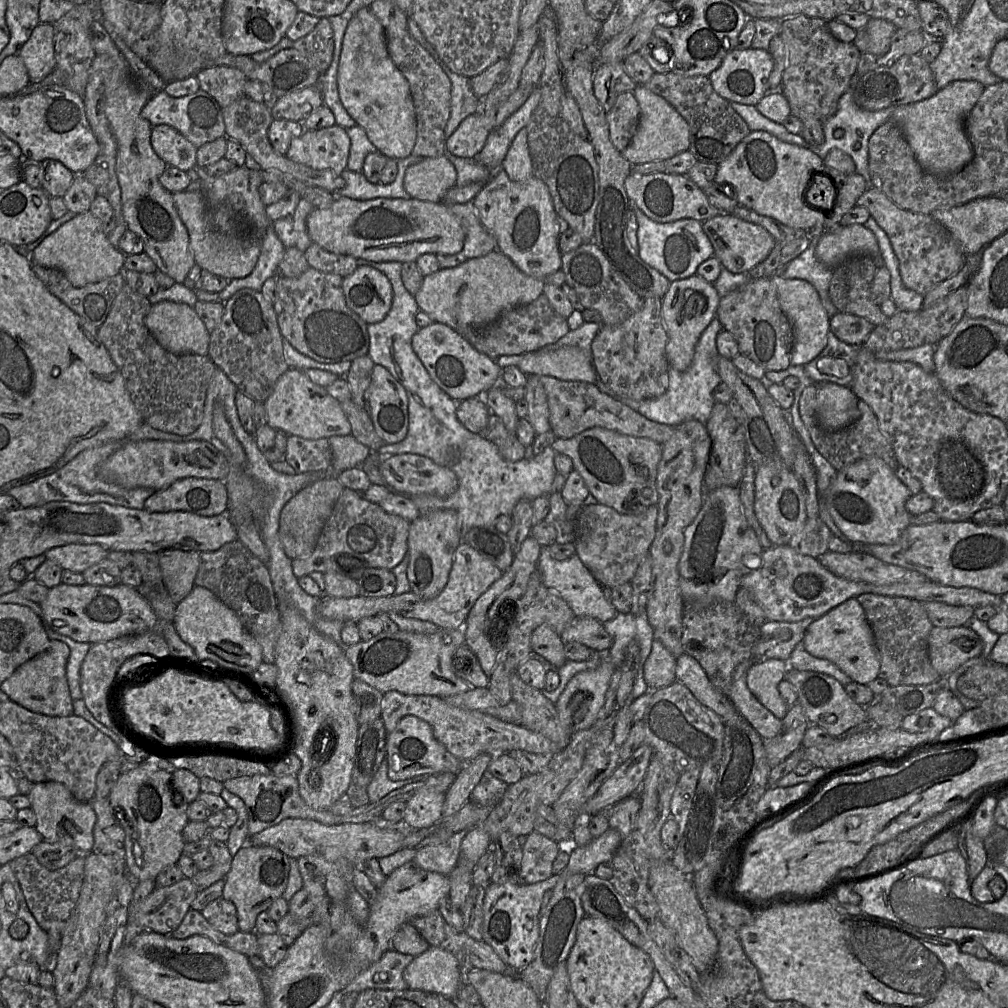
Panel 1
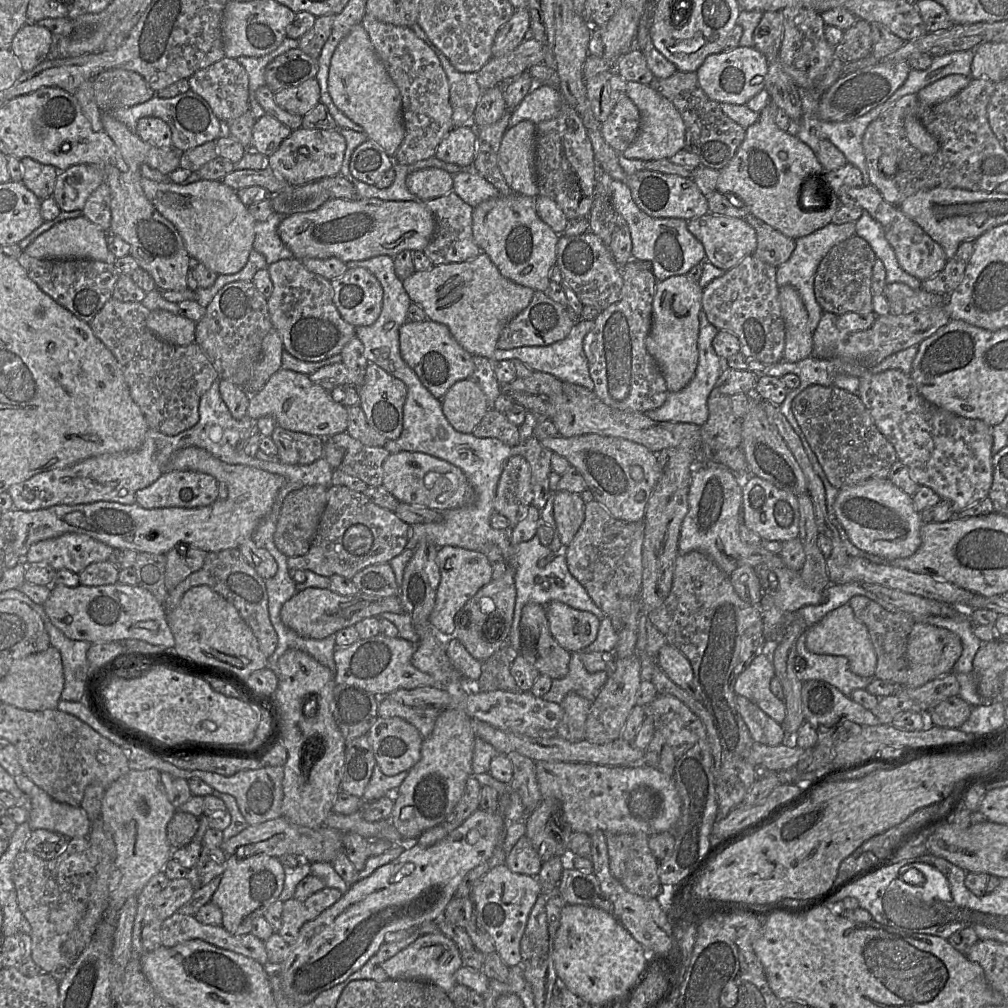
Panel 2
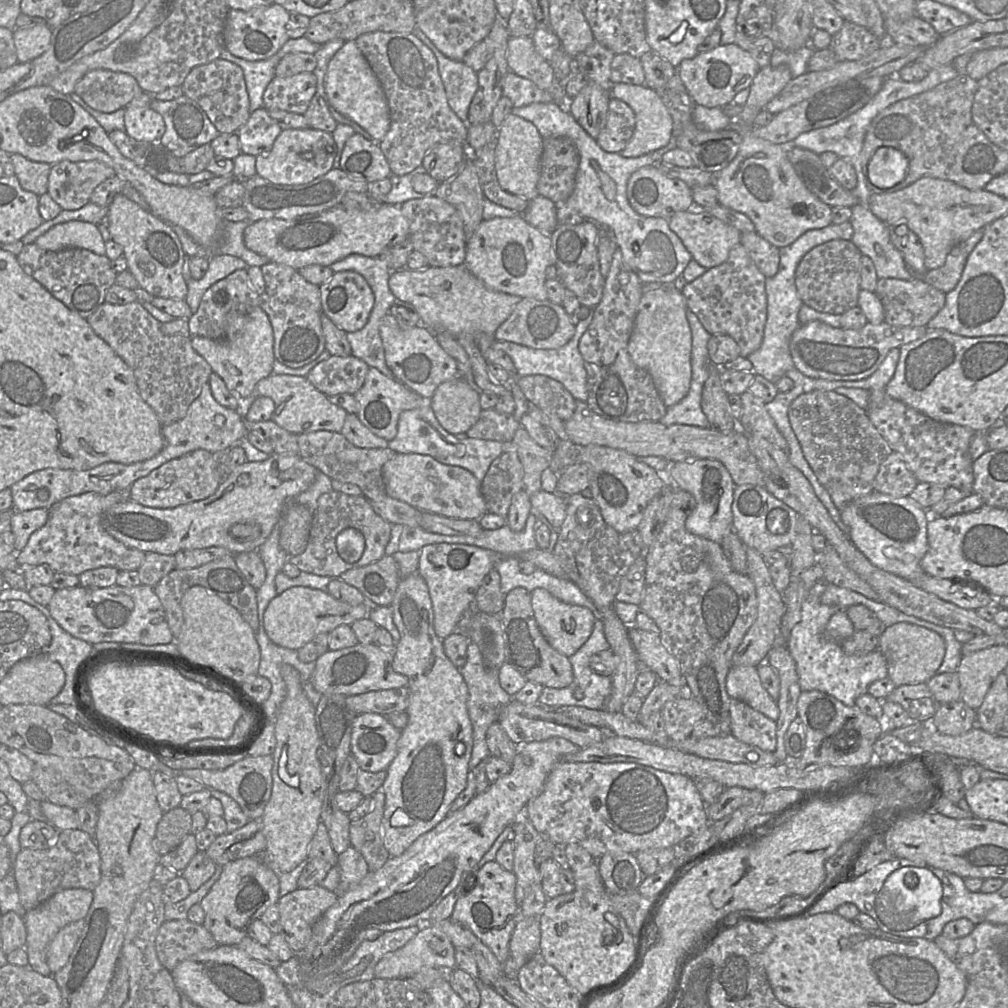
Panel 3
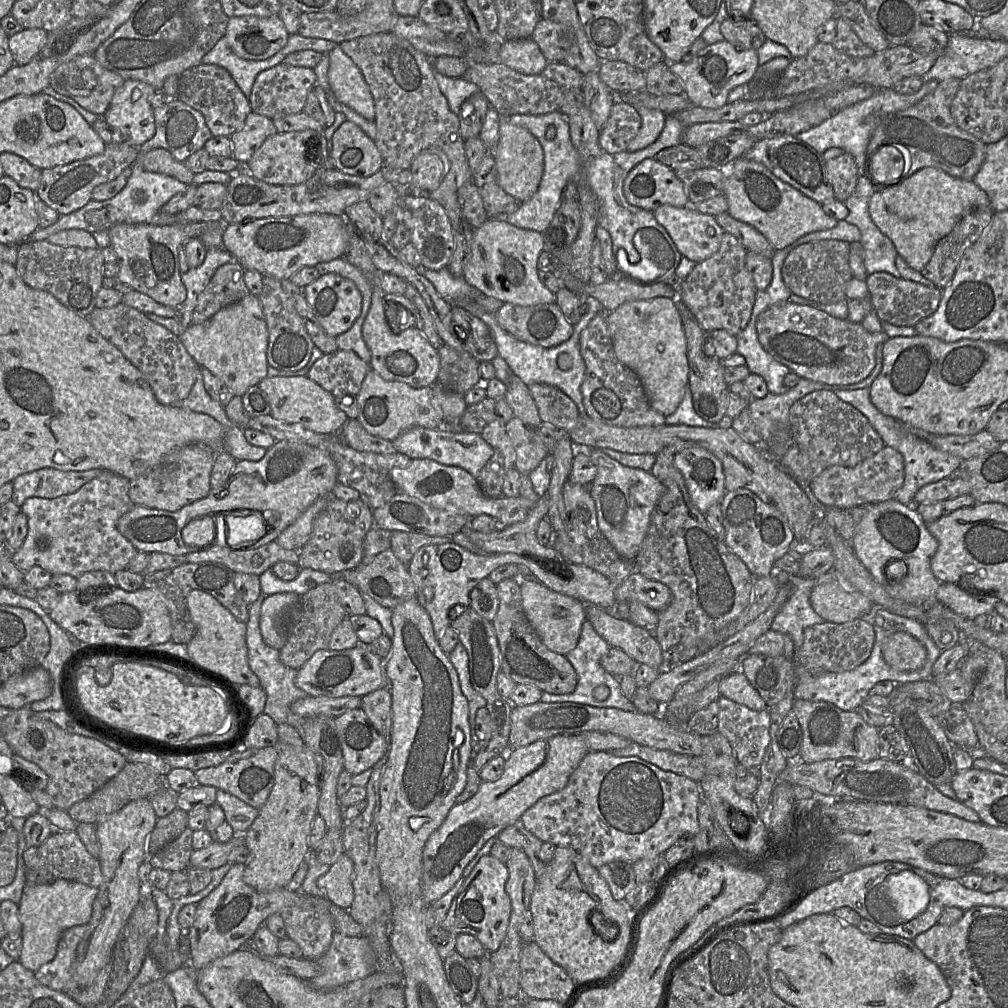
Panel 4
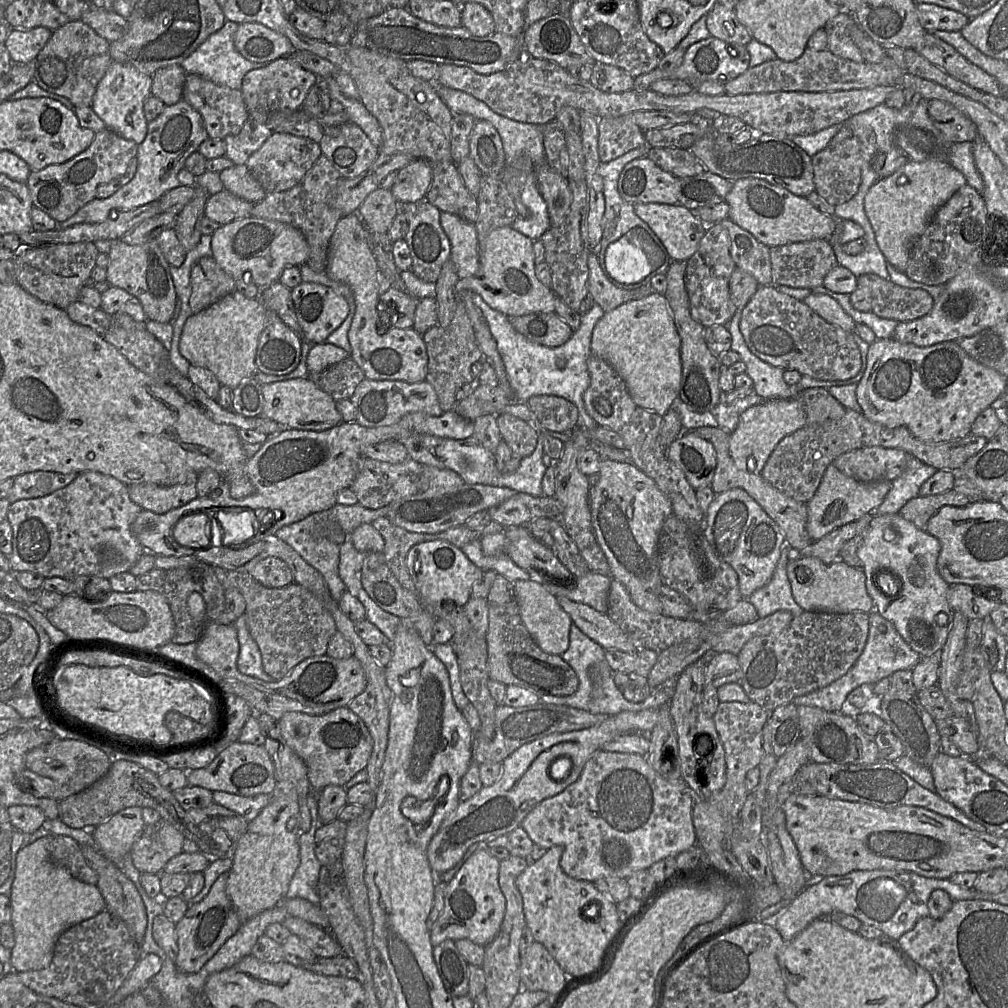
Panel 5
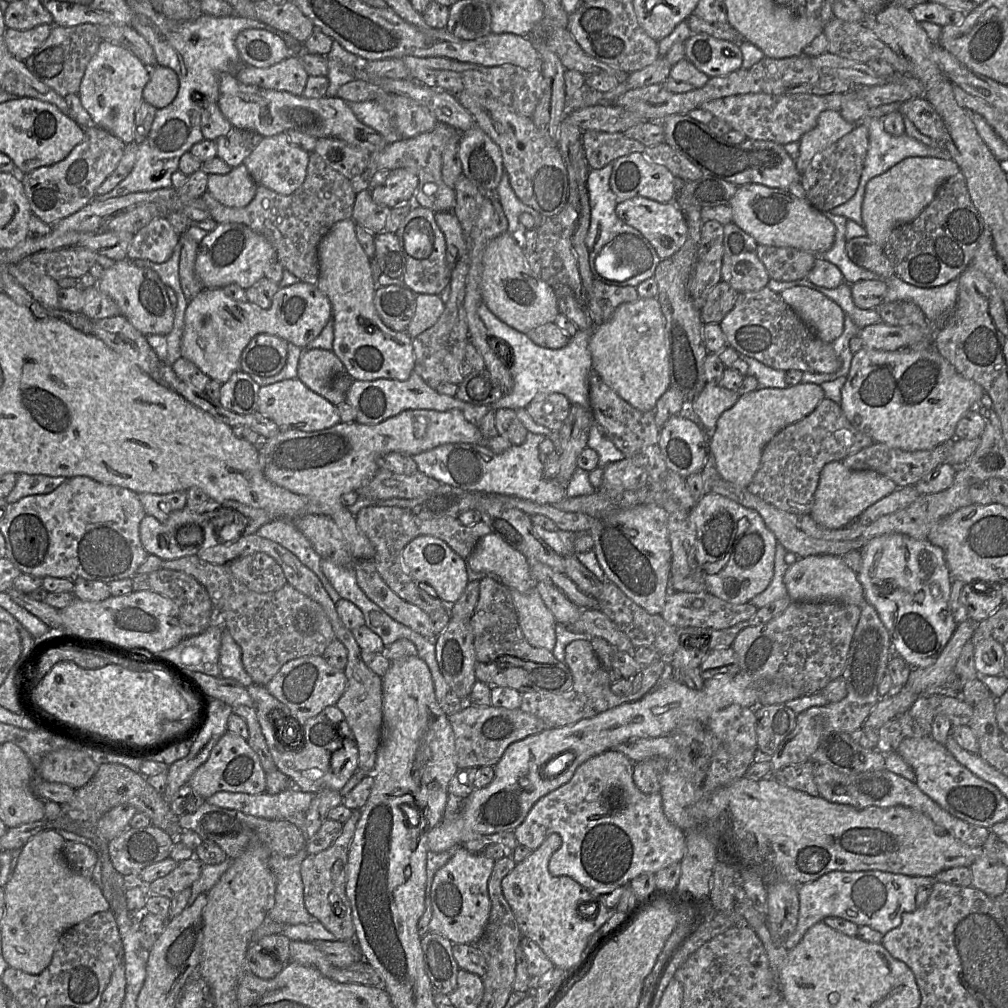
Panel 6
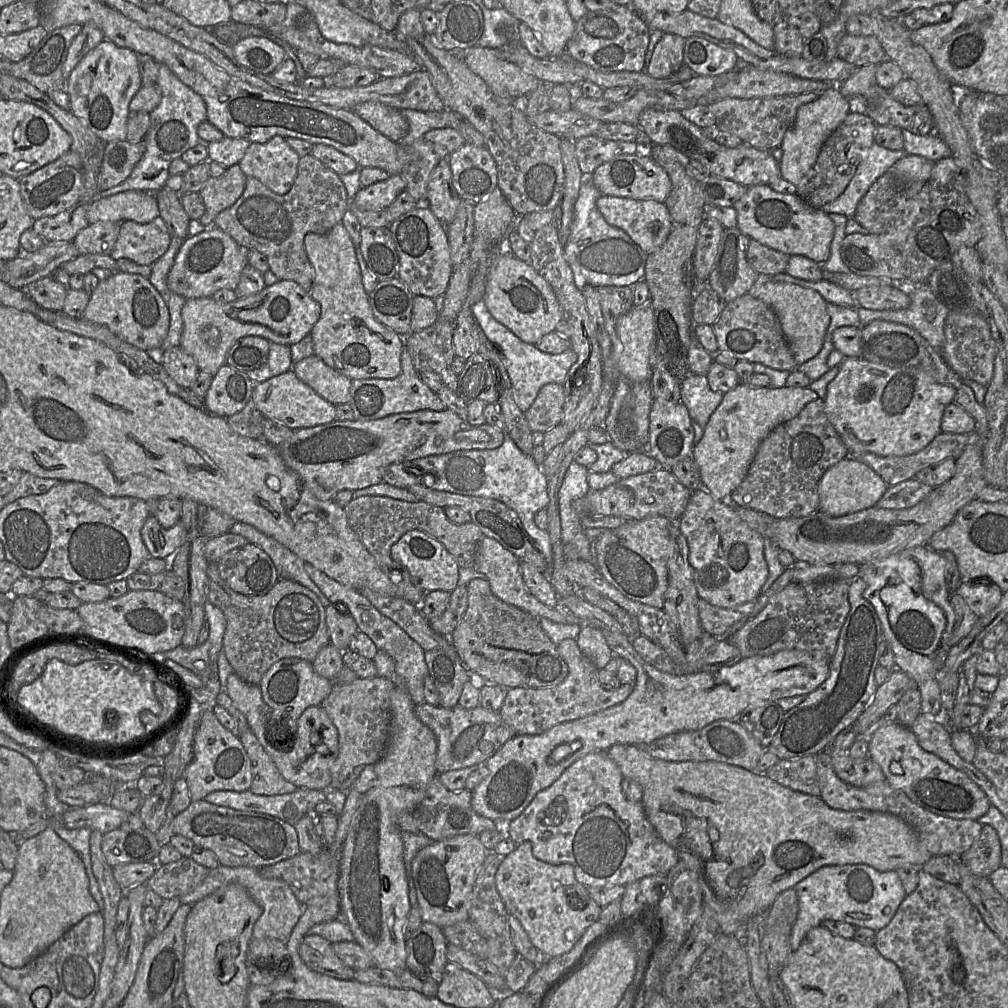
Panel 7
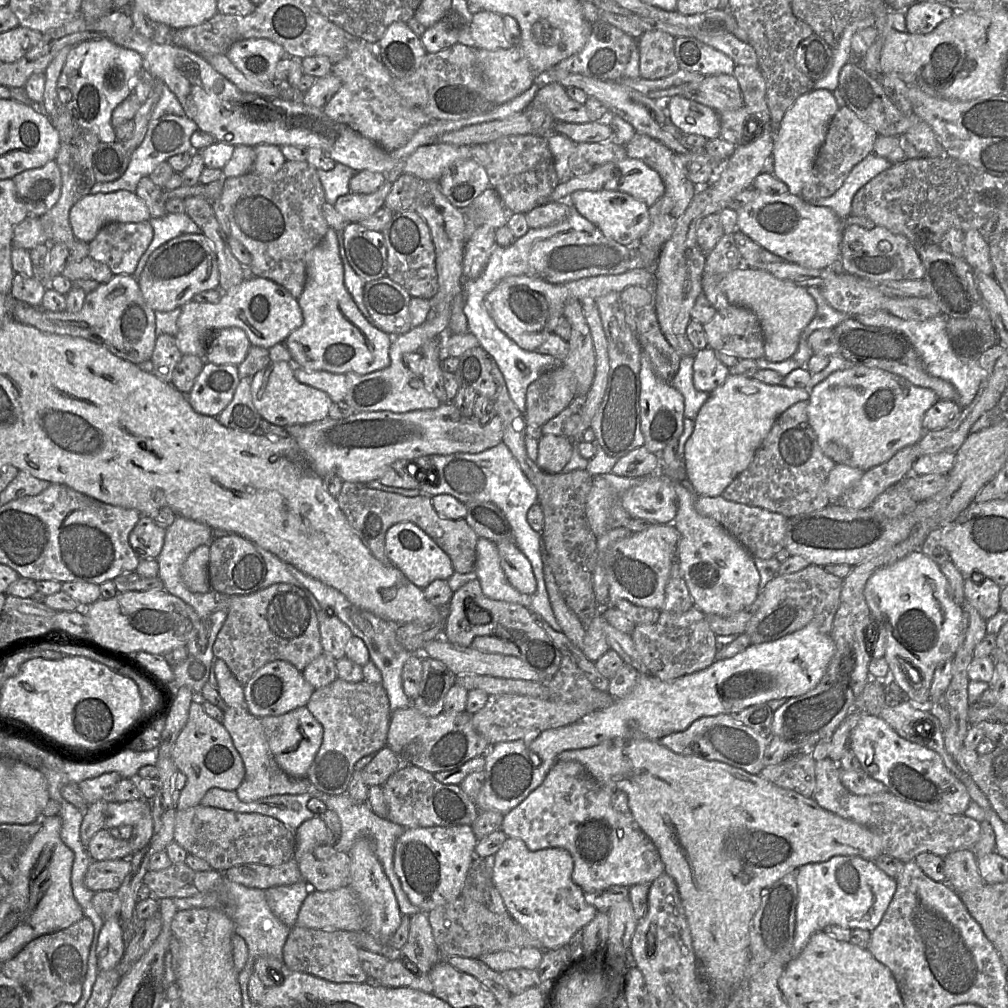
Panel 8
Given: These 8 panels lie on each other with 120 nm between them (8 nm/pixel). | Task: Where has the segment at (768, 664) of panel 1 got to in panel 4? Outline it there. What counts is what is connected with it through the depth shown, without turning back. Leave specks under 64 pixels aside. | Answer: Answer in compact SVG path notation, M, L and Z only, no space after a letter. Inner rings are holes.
M737 671L724 677L719 686L720 694L753 710L765 710L768 706L746 675Z

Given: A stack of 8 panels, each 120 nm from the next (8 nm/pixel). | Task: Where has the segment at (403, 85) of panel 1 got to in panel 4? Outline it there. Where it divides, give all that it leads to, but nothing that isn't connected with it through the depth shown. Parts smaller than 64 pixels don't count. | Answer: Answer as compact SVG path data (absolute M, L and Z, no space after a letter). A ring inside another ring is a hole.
M338 45L328 55L328 80L337 100L367 120L374 121L373 96L360 69Z

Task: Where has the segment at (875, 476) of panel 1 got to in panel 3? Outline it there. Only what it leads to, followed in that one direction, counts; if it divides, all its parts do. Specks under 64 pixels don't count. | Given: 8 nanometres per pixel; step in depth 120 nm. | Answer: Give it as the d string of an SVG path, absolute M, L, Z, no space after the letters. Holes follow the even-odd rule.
M872 491L846 504L840 510L840 517L851 541L874 566L910 582L927 575L921 568L920 562L928 550L927 524L931 516L910 497L892 497Z

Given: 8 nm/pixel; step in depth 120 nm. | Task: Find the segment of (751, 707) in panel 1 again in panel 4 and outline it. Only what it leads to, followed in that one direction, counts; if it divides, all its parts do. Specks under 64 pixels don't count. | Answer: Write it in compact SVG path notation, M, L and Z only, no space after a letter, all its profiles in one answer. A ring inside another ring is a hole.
M722 695L718 699L718 704L719 714L717 731L729 741L739 765L747 769L758 768L763 761L766 749L770 743L769 710L753 710Z

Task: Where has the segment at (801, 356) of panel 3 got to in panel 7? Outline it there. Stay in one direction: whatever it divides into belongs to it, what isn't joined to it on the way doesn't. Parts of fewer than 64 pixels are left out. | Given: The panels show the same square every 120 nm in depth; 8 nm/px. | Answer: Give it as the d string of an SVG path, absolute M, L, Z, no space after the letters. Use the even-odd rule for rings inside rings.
M746 293L727 303L712 324L718 350L727 352L738 361L761 363L776 370L794 371L796 363L775 312L763 301Z

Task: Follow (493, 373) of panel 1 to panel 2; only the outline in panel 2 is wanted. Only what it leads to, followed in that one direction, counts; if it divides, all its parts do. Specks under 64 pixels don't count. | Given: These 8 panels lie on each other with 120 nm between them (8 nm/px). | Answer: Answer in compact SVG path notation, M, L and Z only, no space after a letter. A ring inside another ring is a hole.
M429 319L422 322L407 320L402 324L399 328L399 349L405 363L437 399L442 399L457 381L469 379L474 371L473 355L460 346L446 325Z

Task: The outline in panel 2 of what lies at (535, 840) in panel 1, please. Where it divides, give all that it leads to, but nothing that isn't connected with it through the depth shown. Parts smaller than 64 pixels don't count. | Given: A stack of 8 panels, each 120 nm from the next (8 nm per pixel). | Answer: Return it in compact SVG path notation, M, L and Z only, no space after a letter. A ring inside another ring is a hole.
M524 835L507 854L505 865L514 873L535 877L540 873L543 862L529 838Z

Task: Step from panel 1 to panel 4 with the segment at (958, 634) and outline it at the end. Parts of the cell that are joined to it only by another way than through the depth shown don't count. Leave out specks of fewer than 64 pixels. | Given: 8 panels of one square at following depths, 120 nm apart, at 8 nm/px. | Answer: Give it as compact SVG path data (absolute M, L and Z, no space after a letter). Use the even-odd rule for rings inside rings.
M897 632L884 639L882 644L884 660L899 671L920 669L926 662L926 649L913 636Z

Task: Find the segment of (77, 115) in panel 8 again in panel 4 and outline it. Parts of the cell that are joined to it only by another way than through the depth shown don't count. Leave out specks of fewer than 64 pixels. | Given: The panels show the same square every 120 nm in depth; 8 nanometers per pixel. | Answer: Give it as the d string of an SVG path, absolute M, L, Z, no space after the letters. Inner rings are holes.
M125 80L103 114L104 119L122 133L124 140L136 148L155 134L154 109L150 104L155 91L145 82Z

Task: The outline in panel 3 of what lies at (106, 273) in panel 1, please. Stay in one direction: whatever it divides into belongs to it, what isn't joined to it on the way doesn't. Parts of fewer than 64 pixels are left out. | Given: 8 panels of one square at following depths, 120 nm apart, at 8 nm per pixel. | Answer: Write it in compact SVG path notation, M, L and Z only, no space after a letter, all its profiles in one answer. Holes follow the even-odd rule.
M84 221L60 223L39 236L34 243L47 251L80 248L98 255L105 255L105 241L97 225Z

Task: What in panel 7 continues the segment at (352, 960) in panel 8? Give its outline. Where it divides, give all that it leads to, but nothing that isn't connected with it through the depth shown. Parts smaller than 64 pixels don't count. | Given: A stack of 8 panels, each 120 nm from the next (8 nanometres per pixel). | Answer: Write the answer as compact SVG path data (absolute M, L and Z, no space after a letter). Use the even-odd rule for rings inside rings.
M305 935L299 945L298 953L313 971L341 980L354 978L355 970L337 956L333 943L320 935Z

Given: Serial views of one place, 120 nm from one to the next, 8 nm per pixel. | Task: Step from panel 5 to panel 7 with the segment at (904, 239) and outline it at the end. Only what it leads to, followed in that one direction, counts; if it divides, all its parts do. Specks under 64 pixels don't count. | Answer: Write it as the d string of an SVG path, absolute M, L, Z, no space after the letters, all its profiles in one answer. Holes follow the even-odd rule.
M906 155L890 169L902 187L923 185L931 175L934 161L917 155Z

